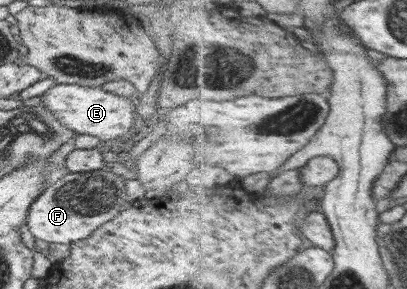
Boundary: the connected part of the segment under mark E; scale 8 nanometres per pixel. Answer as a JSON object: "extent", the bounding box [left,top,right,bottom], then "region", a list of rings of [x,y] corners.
{"extent":[41,84,139,140],"region":[[[58,84],[48,88],[41,95],[42,107],[56,119],[57,124],[68,128],[75,134],[88,134],[100,140],[120,138],[130,126],[138,126],[139,120],[134,118],[134,107],[130,96],[120,97],[98,87],[77,86],[75,84]]]}

